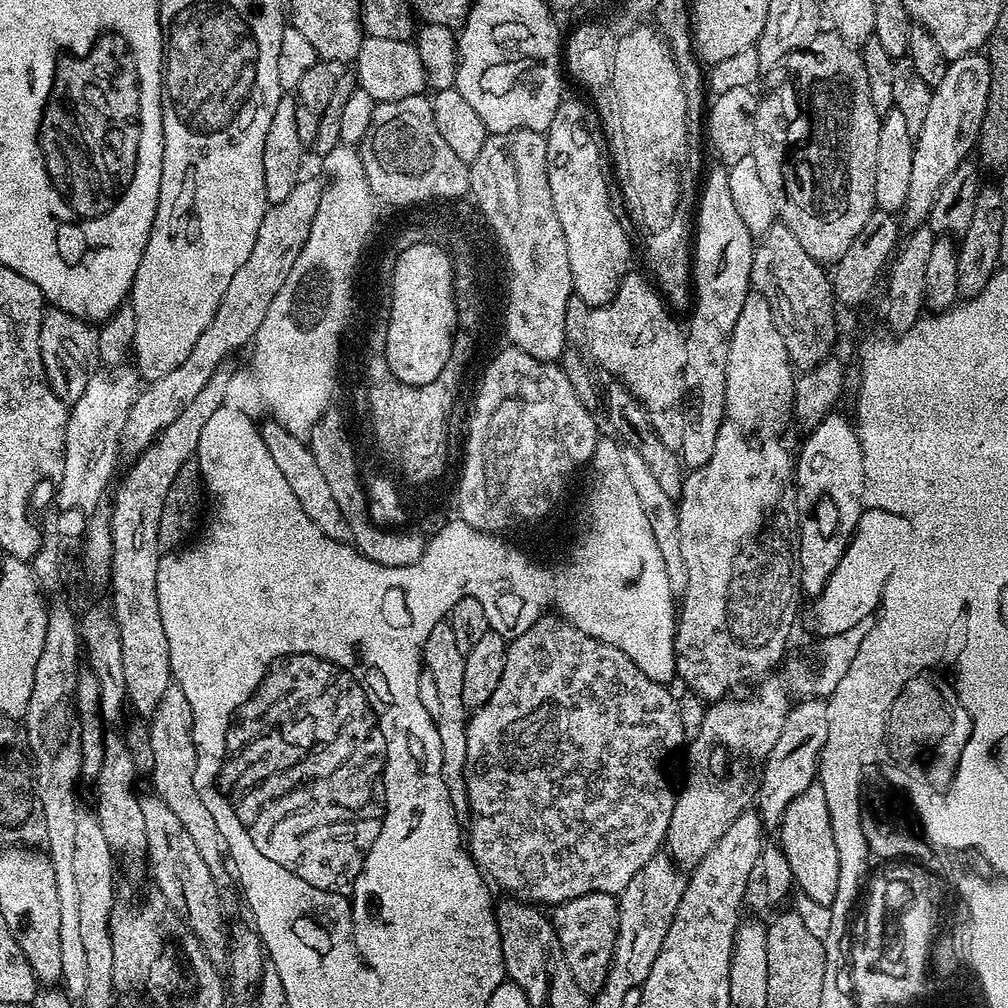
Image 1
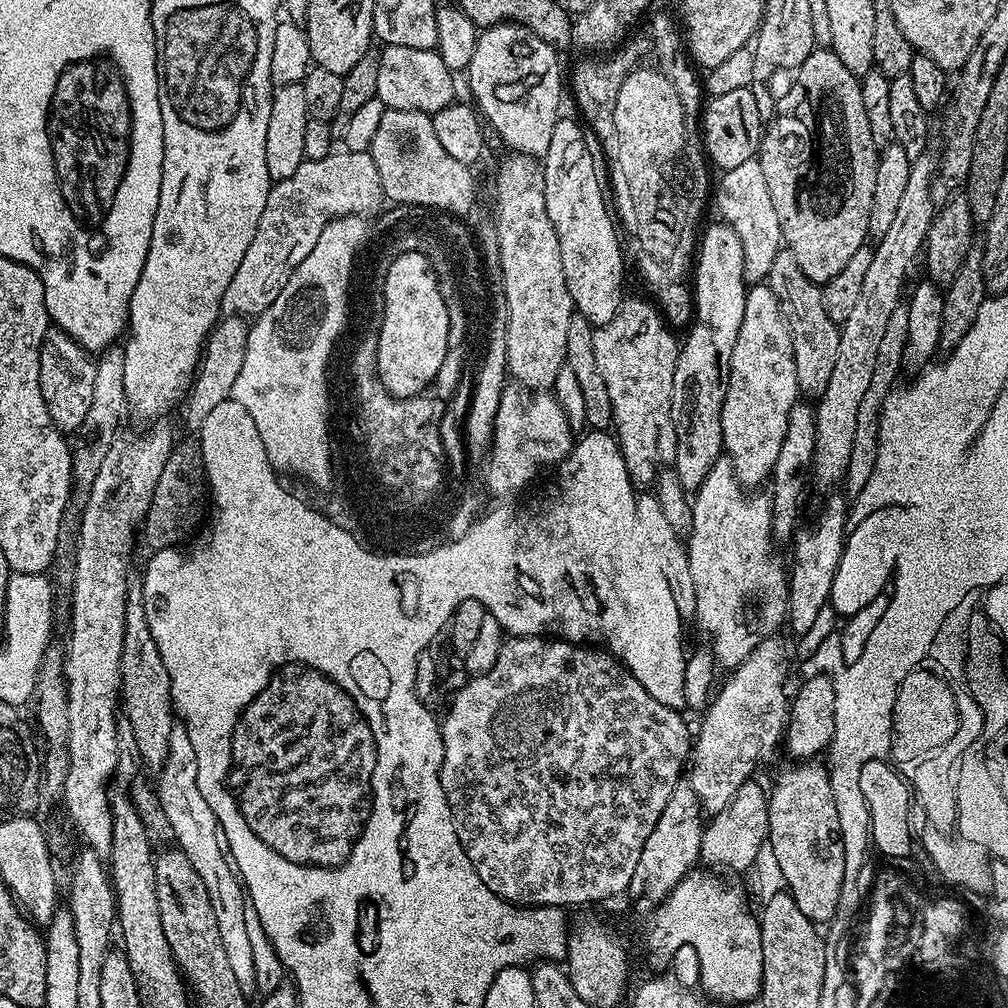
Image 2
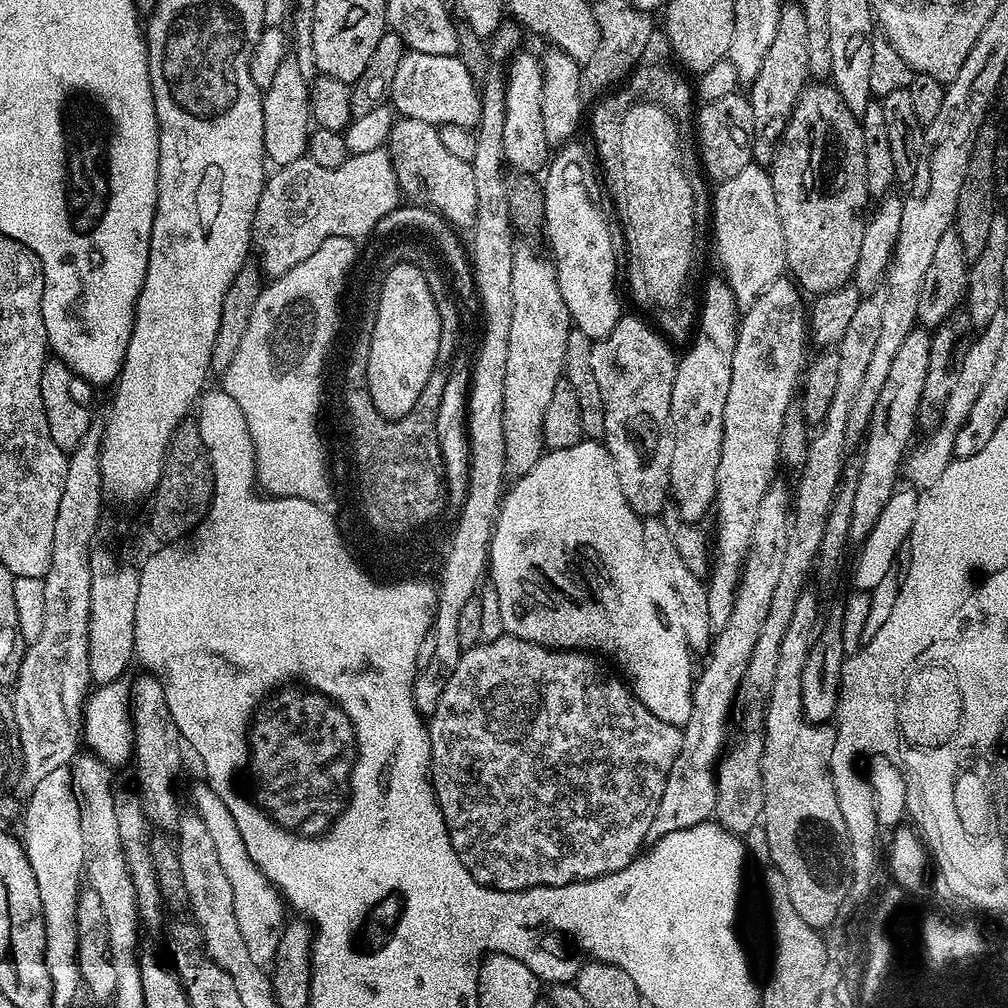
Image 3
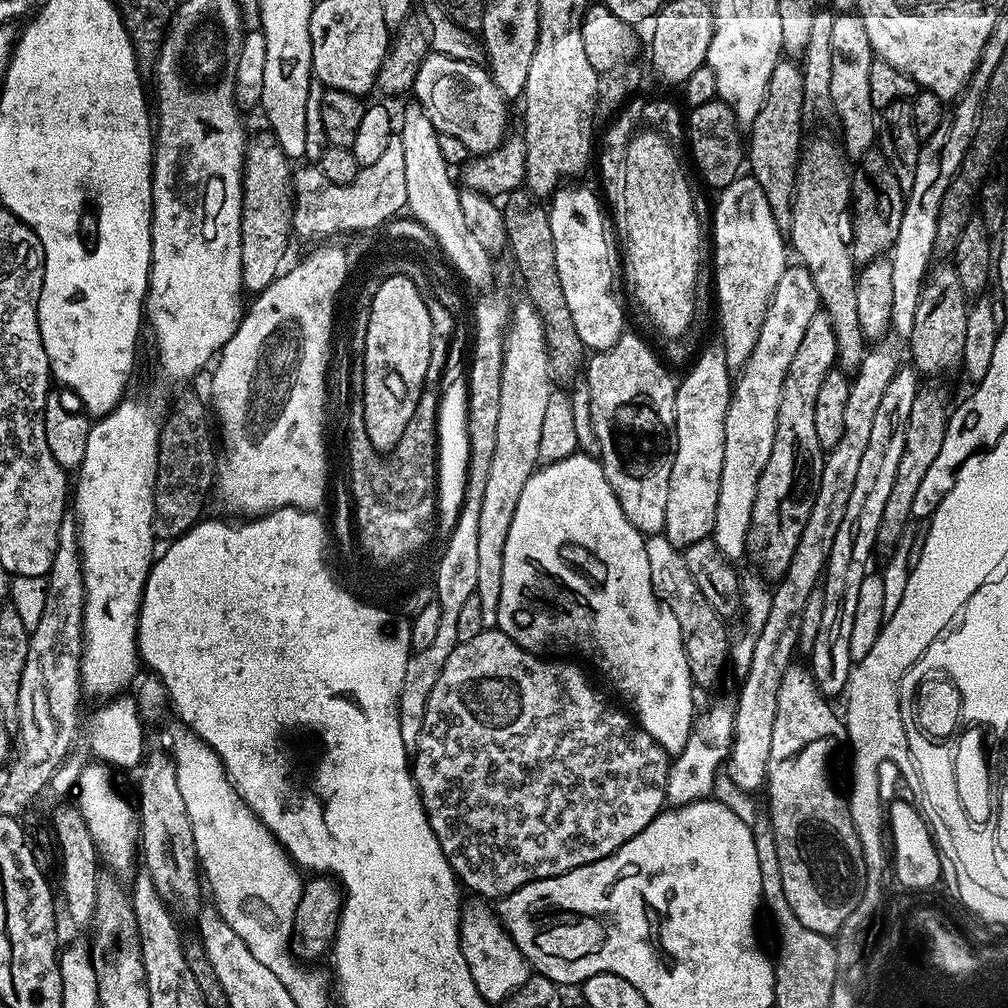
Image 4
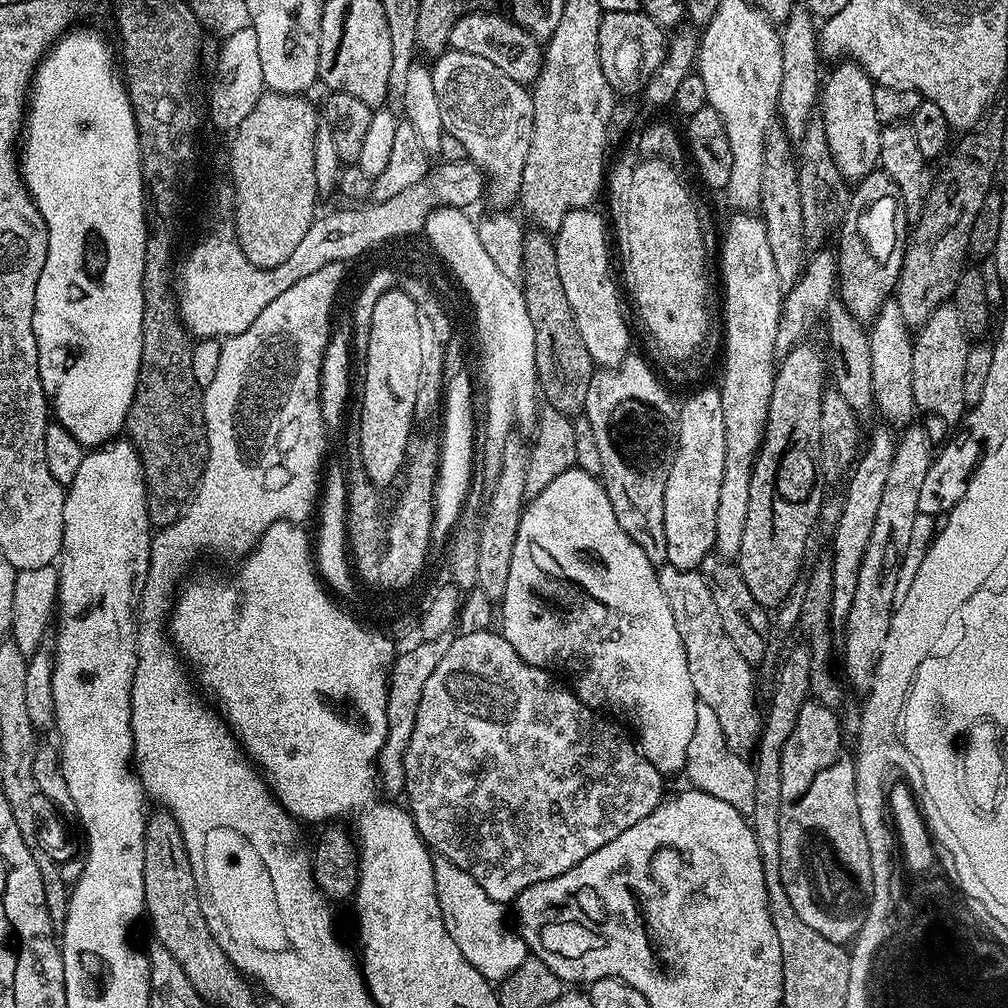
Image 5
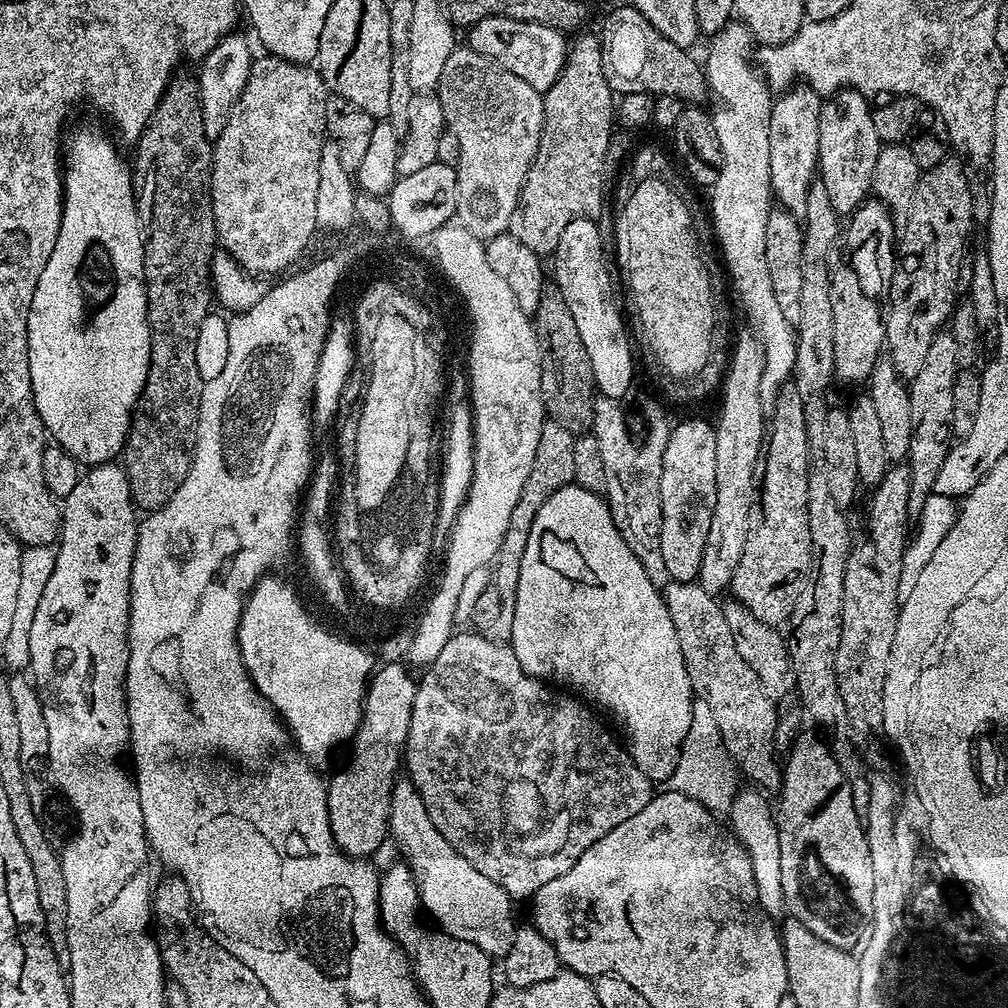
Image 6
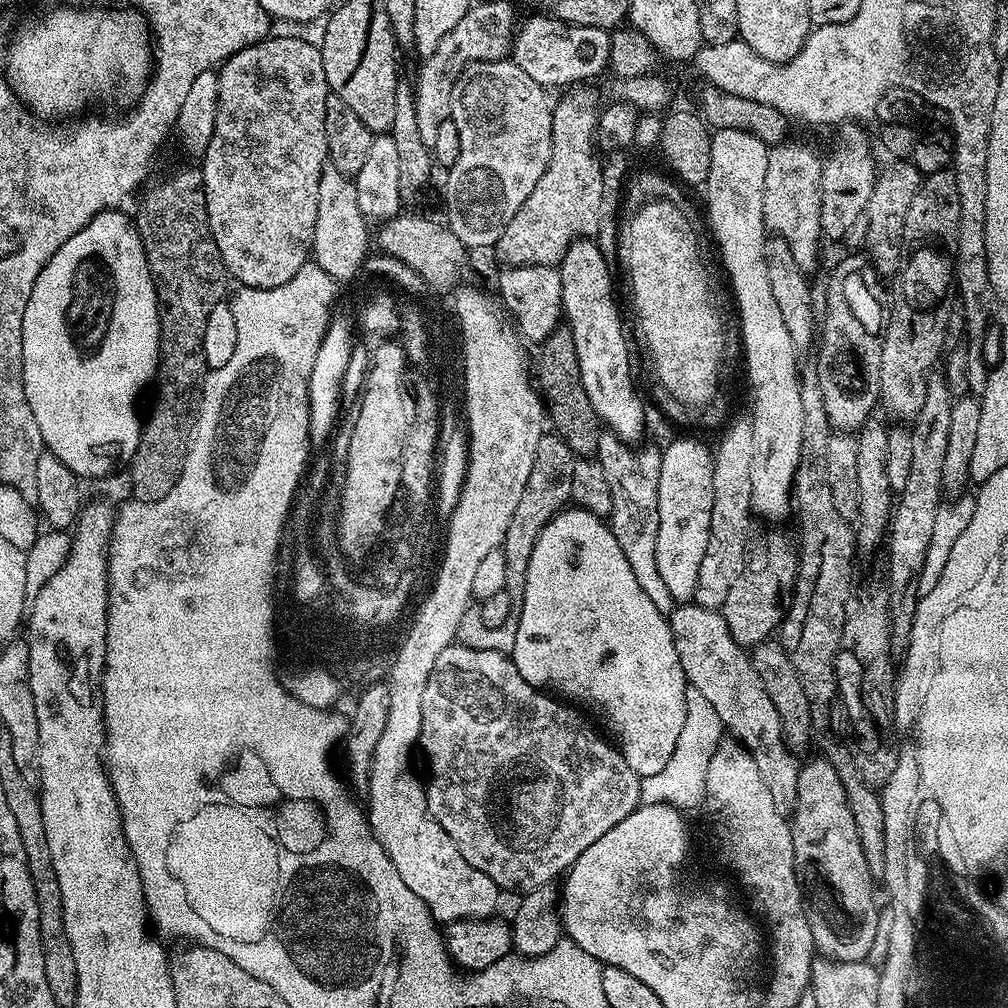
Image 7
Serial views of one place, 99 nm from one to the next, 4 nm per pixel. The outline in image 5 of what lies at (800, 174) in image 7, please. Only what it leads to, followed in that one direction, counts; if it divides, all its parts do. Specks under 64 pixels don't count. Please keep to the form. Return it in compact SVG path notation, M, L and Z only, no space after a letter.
M796 2L793 3L790 14L782 21L779 34L782 46L782 90L778 94L778 106L776 107L778 124L789 138L799 138L804 135L804 131L808 129L813 119L814 109L817 107L822 91L822 71L820 72L822 57L818 47L818 21L803 2Z

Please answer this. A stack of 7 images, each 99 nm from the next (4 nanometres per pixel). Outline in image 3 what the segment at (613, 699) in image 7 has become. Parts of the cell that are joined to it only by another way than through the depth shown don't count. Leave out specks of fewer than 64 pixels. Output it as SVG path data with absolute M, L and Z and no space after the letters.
M585 438L566 450L545 451L540 461L527 474L515 477L513 484L516 485L513 488L511 485L503 493L499 511L496 513L496 526L492 529L492 541L488 547L487 571L490 573L491 587L495 588L498 594L500 617L504 623L505 633L522 638L526 642L541 644L544 648L583 650L589 654L599 654L601 657L609 656L621 668L619 671L630 685L632 693L638 698L638 702L642 702L642 706L646 706L646 710L650 710L654 718L660 718L667 724L684 725L690 717L694 656L688 651L686 634L682 634L680 603L674 594L674 586L666 582L662 570L658 570L654 558L650 558L641 517L637 516L635 510L626 502L626 494L622 494L622 485L618 482L618 470L614 470L614 458L610 458L607 446L599 440Z

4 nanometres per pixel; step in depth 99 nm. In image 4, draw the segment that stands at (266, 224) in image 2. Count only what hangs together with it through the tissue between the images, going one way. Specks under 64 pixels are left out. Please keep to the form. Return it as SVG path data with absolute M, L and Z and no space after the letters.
M392 135L378 162L361 168L354 182L349 184L330 182L319 167L308 167L312 168L297 167L292 177L292 231L297 237L320 242L323 236L336 236L339 232L368 232L371 228L379 229L405 211L406 150L402 150L399 135Z

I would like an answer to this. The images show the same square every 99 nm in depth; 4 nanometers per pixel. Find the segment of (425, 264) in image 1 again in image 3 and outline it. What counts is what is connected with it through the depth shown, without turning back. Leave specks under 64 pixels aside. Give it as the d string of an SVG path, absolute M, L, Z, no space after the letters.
M401 263L393 266L385 274L380 292L380 304L377 306L376 321L370 342L369 366L366 370L370 398L377 412L388 420L397 420L406 414L418 402L422 390L426 390L426 382L430 382L430 374L436 369L439 350L439 314L430 288L423 278L423 272L416 264Z

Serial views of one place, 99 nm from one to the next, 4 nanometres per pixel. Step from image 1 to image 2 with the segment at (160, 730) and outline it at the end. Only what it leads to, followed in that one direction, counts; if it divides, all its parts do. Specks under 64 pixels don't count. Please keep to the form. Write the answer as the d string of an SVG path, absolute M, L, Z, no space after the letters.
M176 722L172 725L170 750L166 754L166 762L158 769L158 776L160 781L157 779L154 787L167 817L170 818L175 847L184 852L186 858L190 858L190 866L194 866L198 878L202 878L202 882L206 884L206 894L210 894L210 906L214 906L214 918L218 921L222 947L226 950L230 967L234 969L234 978L238 978L238 986L242 986L245 994L255 993L254 958L250 951L250 937L246 931L250 901L226 851L220 823L216 820L214 810L210 810L206 798L202 798L202 790L198 790L198 758L194 754L194 745L191 744L190 734L183 723Z

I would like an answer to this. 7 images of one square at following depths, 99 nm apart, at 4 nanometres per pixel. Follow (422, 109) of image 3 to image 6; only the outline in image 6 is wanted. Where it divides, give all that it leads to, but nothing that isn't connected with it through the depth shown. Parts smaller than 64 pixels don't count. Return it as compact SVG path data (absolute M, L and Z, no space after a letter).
M458 46L450 54L450 58L446 58L446 66L442 66L442 78L440 83L436 85L434 92L444 111L445 125L451 132L458 134L458 146L462 146L460 161L454 166L456 169L456 181L458 182L458 202L456 203L455 219L463 228L470 230L470 234L477 236L479 240L487 242L495 238L495 236L503 236L508 232L508 223L518 206L520 191L526 182L526 176L534 162L534 158L538 154L540 135L544 125L543 95L538 90L534 90L534 86L530 86L530 82L522 82L522 78L518 78L518 74L510 74L510 70L498 66L498 62L494 62L489 56L478 54L473 48L467 46Z

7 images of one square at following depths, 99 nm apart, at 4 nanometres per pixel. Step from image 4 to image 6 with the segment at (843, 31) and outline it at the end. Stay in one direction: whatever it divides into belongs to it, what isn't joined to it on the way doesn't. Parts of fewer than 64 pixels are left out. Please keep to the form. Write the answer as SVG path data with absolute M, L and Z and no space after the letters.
M841 90L833 92L820 105L820 129L818 130L818 178L830 194L830 206L841 214L851 214L869 199L874 162L882 147L874 131L873 105L862 92Z

